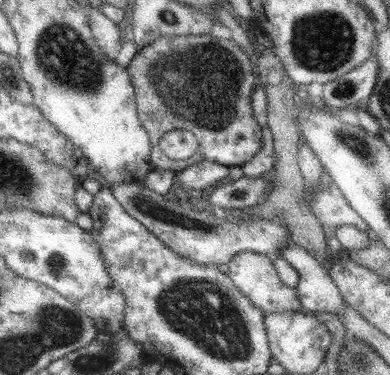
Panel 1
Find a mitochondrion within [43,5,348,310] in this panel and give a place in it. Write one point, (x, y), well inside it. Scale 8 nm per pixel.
(195, 83)

